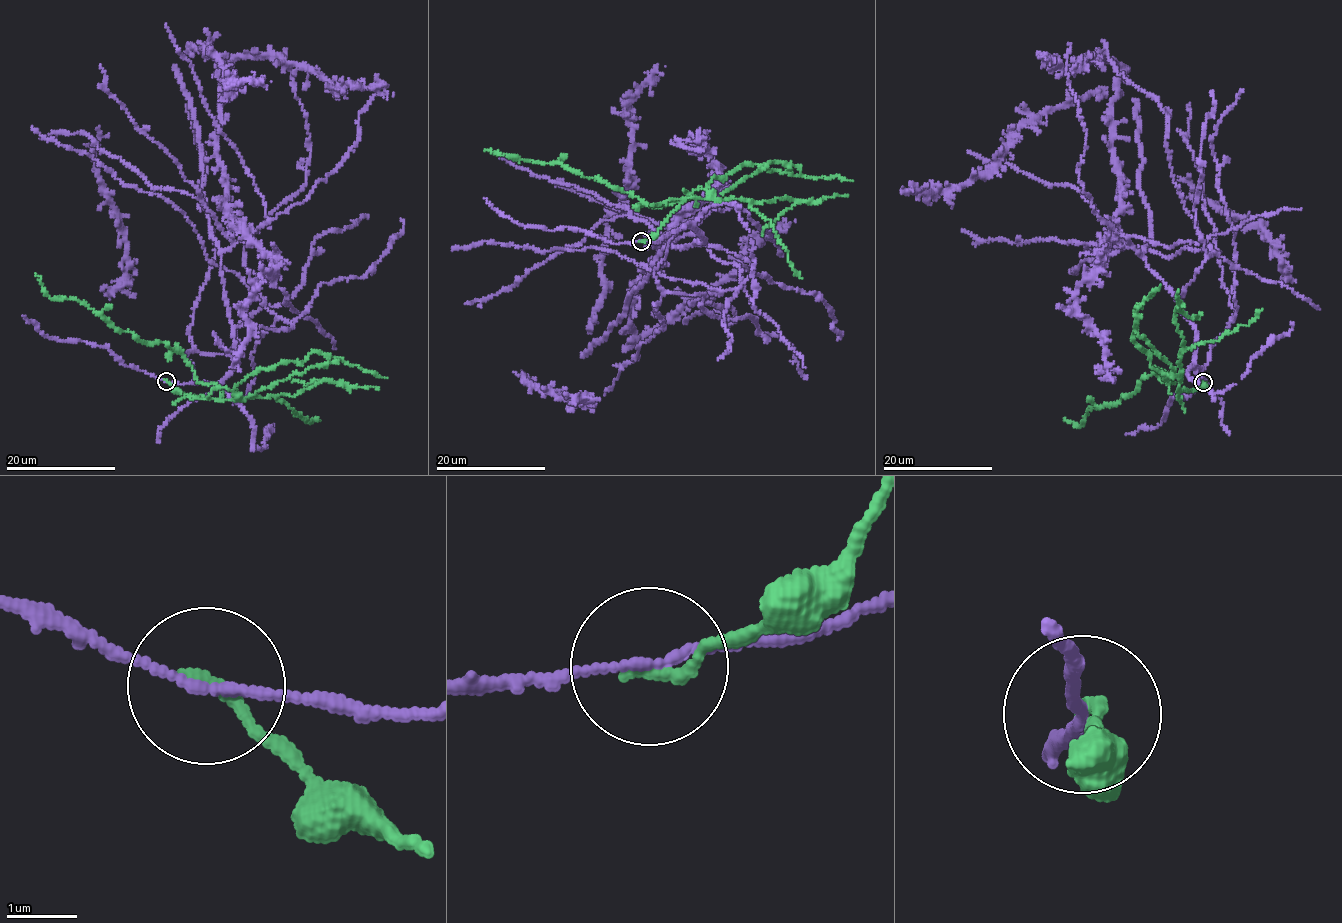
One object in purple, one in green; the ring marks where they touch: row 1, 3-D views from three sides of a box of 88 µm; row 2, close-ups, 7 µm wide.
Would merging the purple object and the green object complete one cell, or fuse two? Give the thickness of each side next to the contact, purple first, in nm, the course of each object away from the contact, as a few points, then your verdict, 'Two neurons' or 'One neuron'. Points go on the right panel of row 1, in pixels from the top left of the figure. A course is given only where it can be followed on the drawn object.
Thickness 120 nm (purple) against 180 nm. Course of purple: (1203, 383), (1180, 300), (1214, 254), (1168, 115), (1105, 49), (1117, 236), (1076, 309), (1100, 371), (1120, 370). Course of green: (1203, 383), (1178, 390), (1135, 325), (1144, 302), (1132, 339), (1173, 382), (1063, 418). Two neurons

